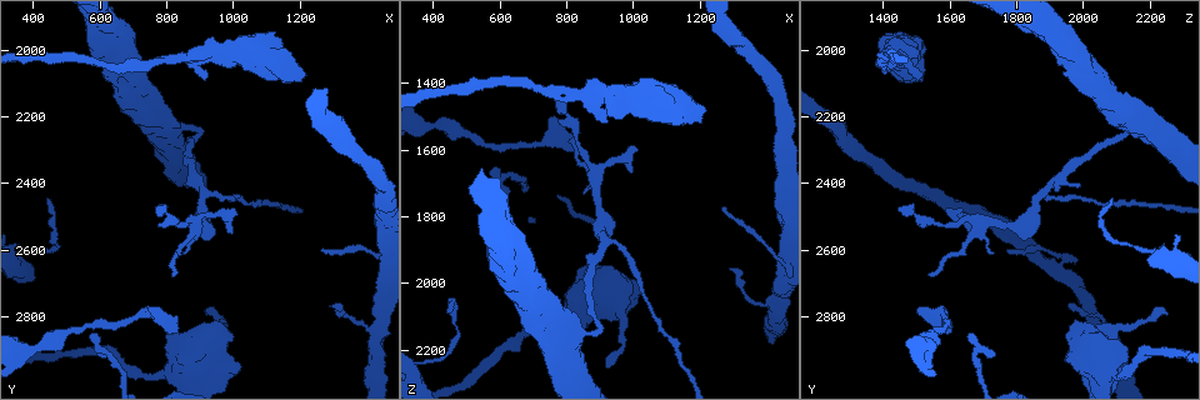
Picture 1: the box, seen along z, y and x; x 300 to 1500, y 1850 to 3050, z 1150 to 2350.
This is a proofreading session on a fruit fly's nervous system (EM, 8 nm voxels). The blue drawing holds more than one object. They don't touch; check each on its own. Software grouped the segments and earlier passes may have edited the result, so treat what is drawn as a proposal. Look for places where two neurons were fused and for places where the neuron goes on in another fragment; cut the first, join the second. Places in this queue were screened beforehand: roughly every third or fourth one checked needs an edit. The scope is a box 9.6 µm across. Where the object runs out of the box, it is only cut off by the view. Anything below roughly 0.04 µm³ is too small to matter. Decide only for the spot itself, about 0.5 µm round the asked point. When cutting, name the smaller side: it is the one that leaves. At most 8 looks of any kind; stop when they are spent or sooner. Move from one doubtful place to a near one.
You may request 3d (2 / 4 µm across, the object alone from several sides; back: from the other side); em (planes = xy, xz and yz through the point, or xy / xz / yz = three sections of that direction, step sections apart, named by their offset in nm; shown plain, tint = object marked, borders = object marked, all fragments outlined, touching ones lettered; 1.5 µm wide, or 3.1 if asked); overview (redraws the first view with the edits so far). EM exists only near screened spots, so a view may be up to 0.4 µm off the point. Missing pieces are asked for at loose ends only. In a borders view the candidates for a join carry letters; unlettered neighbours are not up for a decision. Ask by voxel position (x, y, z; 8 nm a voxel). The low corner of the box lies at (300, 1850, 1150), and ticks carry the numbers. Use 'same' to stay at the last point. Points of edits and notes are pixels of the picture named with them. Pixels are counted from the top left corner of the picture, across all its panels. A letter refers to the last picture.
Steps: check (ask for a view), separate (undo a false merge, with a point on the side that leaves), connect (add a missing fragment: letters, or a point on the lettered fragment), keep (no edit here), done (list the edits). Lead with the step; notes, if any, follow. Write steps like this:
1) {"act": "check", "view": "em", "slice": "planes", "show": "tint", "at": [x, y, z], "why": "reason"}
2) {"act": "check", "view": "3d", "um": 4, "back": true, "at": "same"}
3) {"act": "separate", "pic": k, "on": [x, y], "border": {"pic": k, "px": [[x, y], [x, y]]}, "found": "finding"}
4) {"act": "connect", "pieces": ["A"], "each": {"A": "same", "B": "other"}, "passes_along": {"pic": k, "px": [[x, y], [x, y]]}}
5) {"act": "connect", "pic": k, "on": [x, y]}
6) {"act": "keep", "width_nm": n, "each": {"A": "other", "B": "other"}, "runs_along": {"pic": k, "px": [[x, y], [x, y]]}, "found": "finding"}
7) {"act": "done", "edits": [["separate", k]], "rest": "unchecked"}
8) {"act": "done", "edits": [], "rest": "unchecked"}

{"act": "check", "view": "em", "slice": "yz", "step": 4, "show": "tint", "at": [980, 2030, 1450], "why": "calibre changes"}

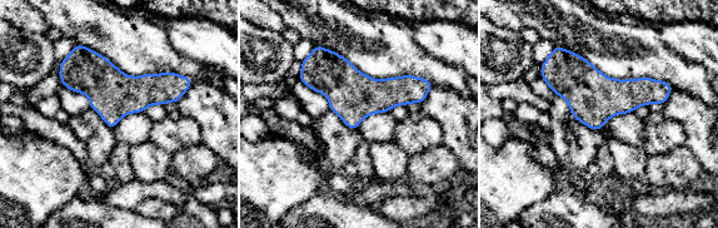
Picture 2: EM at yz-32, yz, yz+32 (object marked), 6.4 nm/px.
{"act": "check", "view": "em", "slice": "planes", "show": "borders", "at": "same"}

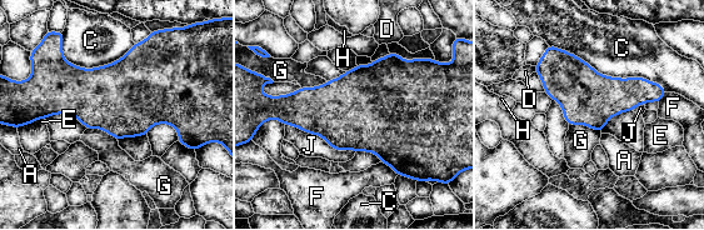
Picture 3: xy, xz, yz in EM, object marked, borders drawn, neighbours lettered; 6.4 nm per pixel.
{"act": "keep", "each": {"A": "other", "C": "other", "D": "other", "E": "other", "F": "other", "G": "other", "H": "other", "J": "other"}, "found": "one neuron here"}

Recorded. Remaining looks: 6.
{"act": "check", "view": "em", "slice": "planes", "show": "borders", "at": [1210, 2090, 1520], "why": "an open end"}

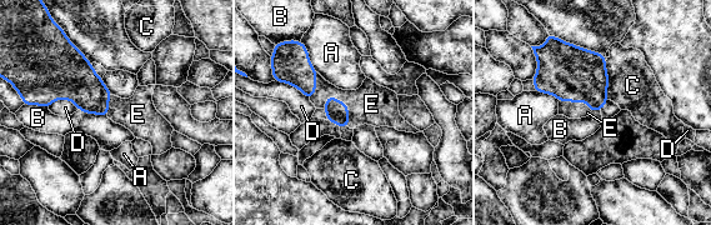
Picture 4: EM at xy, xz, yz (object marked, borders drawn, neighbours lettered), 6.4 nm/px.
{"act": "connect", "pieces": ["E"], "each": {"A": "other", "B": "other", "C": "other", "D": "other", "E": "same"}, "passes_along": {"pic": 4, "px": [[335, 109], [346, 106], [371, 104]]}, "found": "it goes on there"}

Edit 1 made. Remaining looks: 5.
{"act": "check", "view": "overview", "why": "see it whole again"}

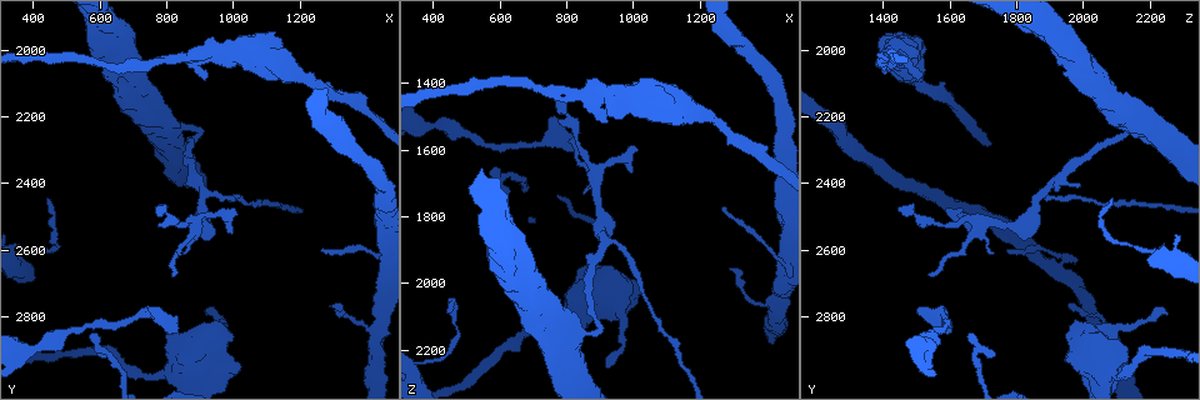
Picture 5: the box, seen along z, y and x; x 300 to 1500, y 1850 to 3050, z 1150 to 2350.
{"act": "check", "view": "3d", "um": 4, "at": [960, 2850, 2070], "why": "calibre changes"}

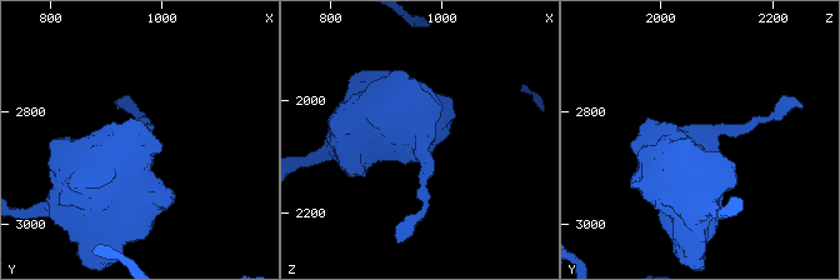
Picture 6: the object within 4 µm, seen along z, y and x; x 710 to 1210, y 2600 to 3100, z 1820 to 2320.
{"act": "check", "view": "em", "slice": "yz", "step": 4, "show": "borders", "at": [960, 2850, 2070]}

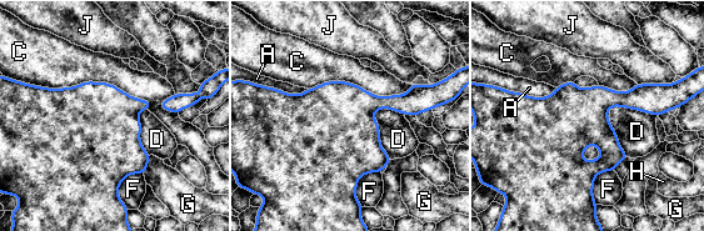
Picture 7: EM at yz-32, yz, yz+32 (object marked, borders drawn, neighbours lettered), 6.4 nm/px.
{"act": "check", "view": "em", "slice": "xz", "step": 8, "show": "borders", "at": "same"}

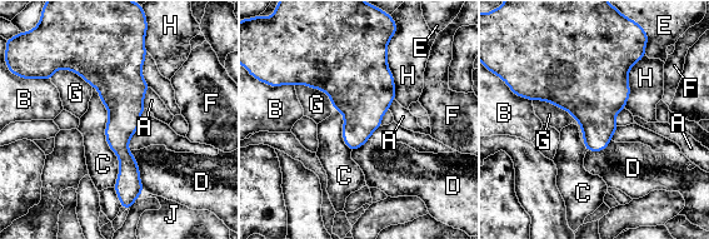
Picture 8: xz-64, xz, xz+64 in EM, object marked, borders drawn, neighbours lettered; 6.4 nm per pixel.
{"act": "keep", "width_nm": 300, "each": {"A": "other", "B": "other", "C": "other", "D": "other", "E": "other", "F": "other", "G": "other", "H": "other", "J": "other"}, "found": "continuous, no second neuron"}

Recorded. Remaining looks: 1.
{"act": "done", "edits": [["connect", 4]], "rest": "unchecked"}

